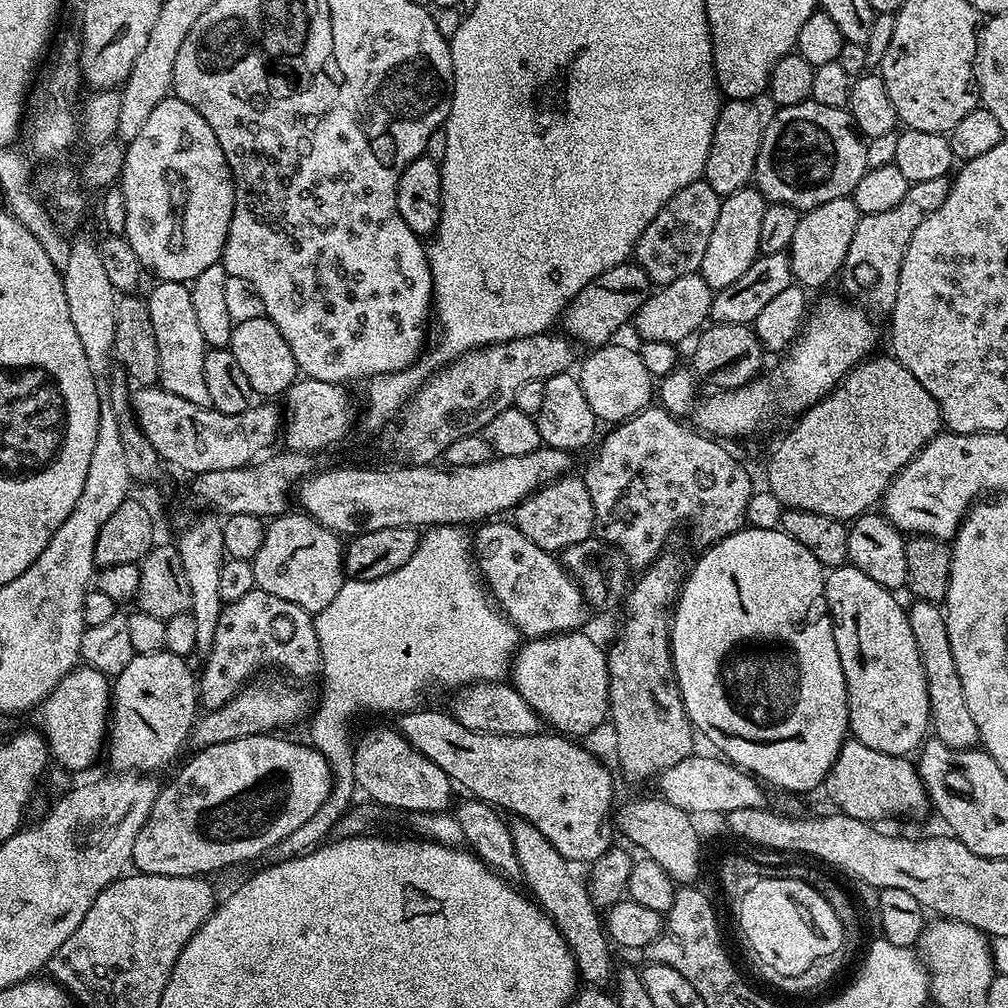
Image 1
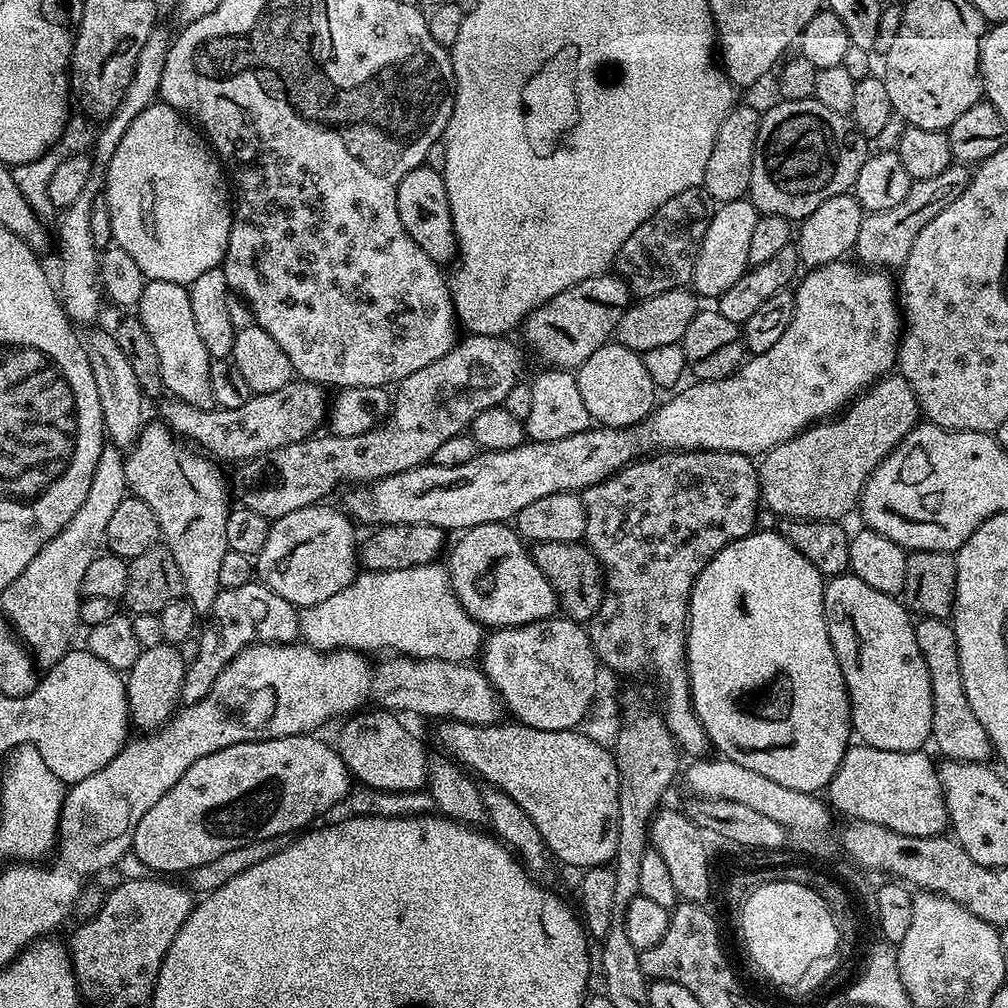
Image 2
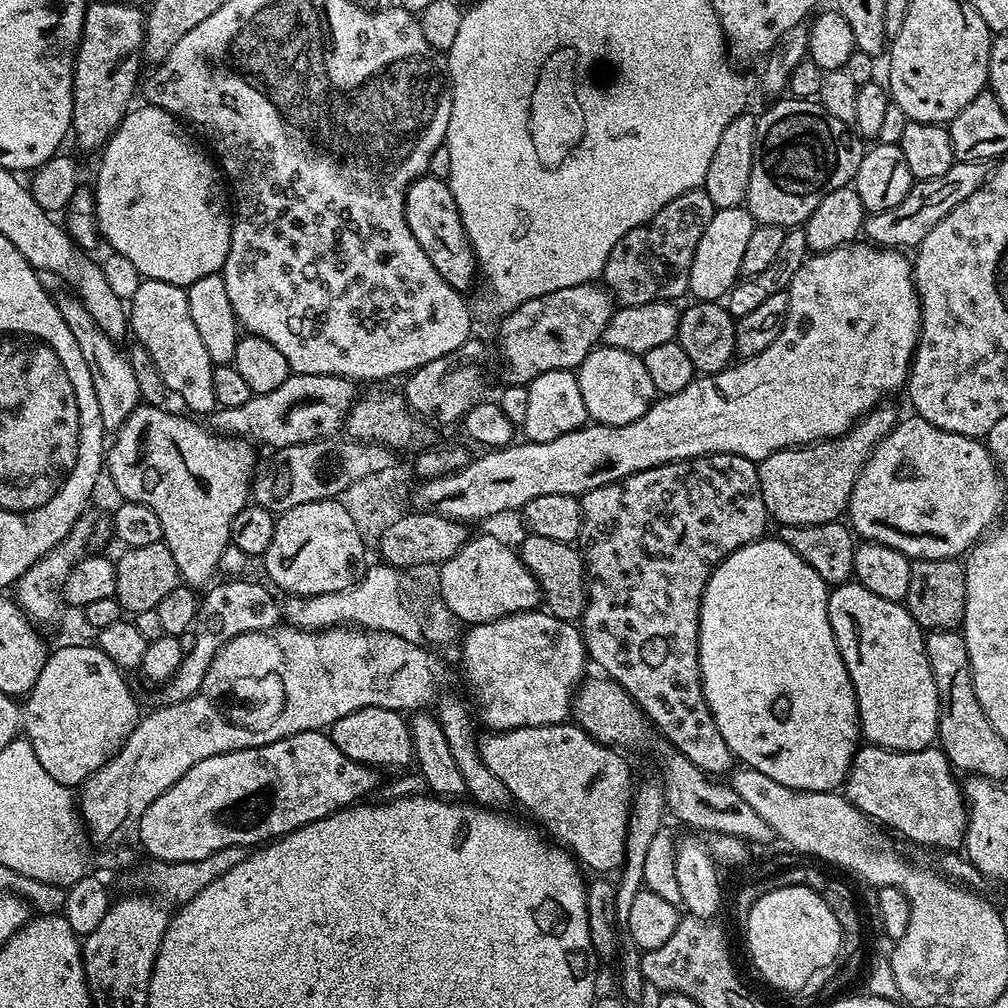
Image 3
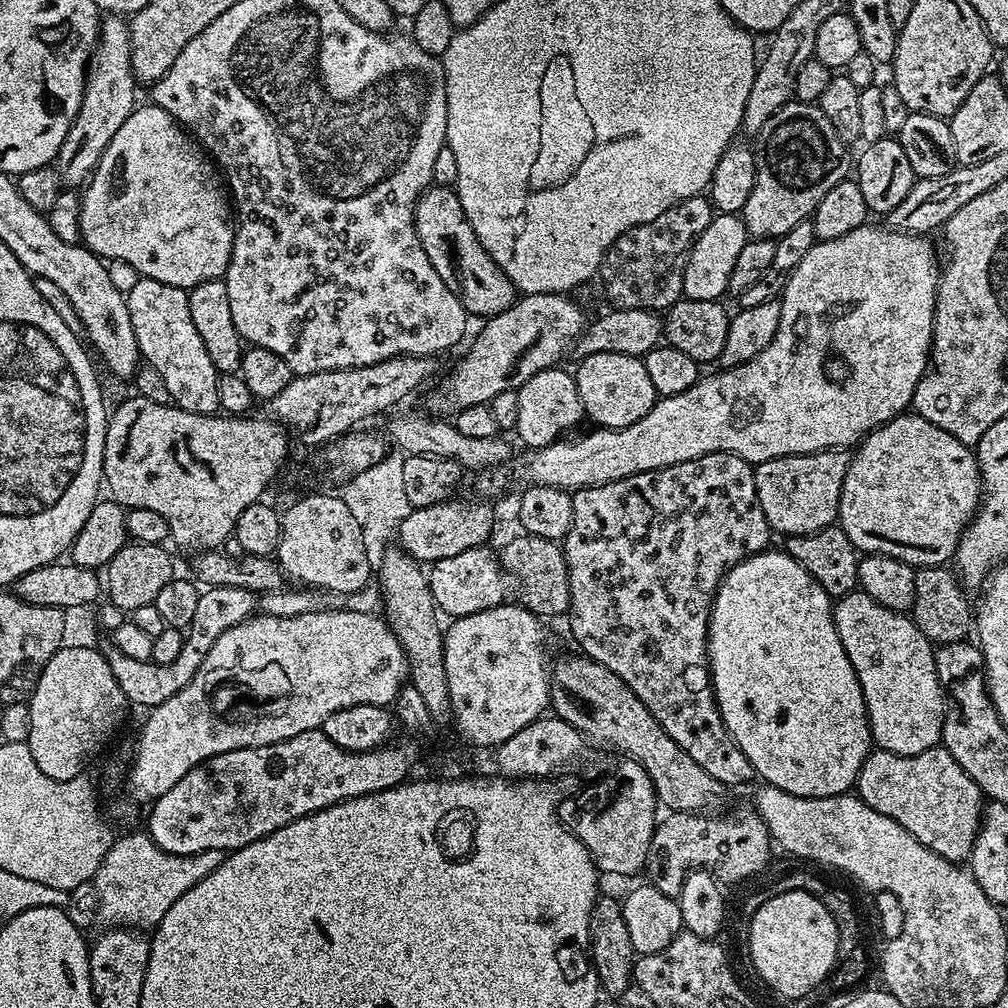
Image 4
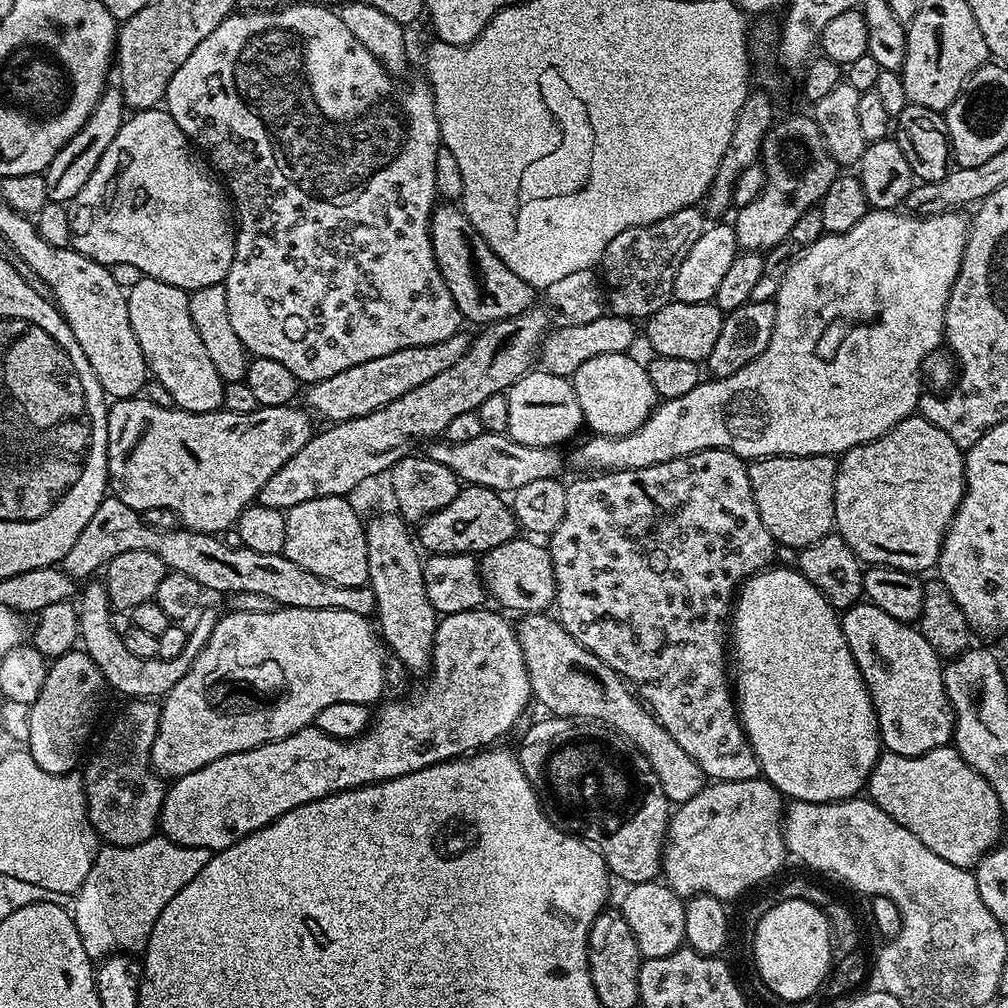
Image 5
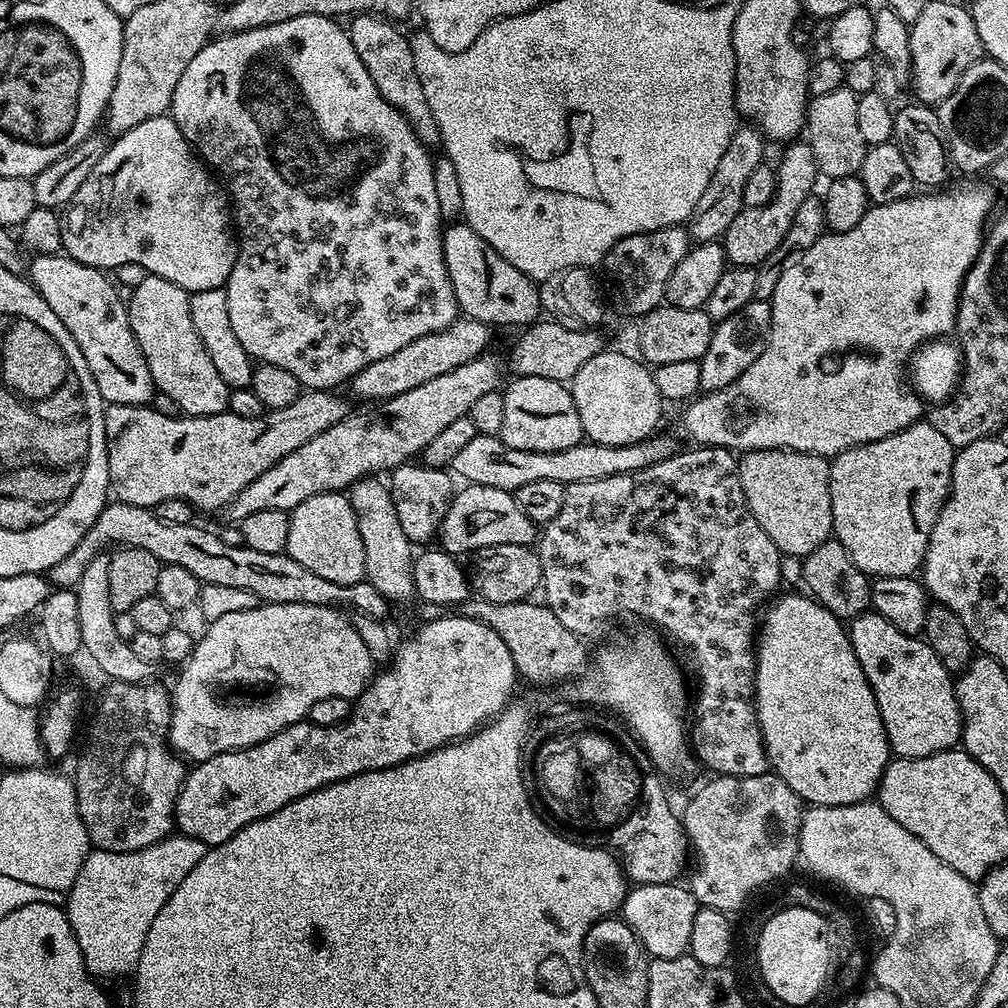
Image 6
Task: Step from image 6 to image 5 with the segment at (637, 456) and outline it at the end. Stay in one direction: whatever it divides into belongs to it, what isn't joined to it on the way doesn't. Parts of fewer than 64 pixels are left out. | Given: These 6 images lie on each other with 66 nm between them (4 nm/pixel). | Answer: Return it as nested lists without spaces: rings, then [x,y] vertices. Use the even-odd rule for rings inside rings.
[[[483,432],[478,434],[478,438],[470,438],[470,442],[436,443],[440,442],[429,443],[429,448],[426,448],[426,454],[434,462],[450,466],[450,470],[454,470],[456,477],[465,485],[489,488],[501,494],[517,492],[530,482],[538,482],[538,478],[559,477],[564,468],[564,456],[559,447],[522,446],[522,442],[514,442],[507,434]]]

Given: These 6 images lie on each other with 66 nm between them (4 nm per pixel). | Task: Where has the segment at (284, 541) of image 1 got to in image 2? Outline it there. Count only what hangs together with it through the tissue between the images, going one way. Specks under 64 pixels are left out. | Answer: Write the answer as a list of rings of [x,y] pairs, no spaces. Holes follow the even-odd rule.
[[[321,502],[271,521],[272,529],[270,534],[266,534],[266,546],[262,546],[254,558],[254,572],[259,583],[286,598],[286,602],[298,610],[313,608],[318,606],[318,602],[326,602],[326,598],[334,598],[334,594],[346,590],[346,586],[350,586],[350,582],[358,575],[357,525],[339,507],[336,508],[331,508],[328,502]]]

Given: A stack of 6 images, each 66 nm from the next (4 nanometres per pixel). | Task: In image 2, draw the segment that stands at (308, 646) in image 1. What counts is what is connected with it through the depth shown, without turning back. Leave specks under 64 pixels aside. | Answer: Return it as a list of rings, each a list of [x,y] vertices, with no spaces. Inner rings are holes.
[[[253,582],[246,586],[221,588],[218,598],[214,598],[212,611],[207,613],[205,622],[198,632],[200,645],[196,657],[191,657],[184,674],[184,688],[180,691],[185,705],[198,702],[212,692],[218,674],[243,648],[252,644],[291,644],[300,636],[300,614],[286,598],[274,594],[264,584]]]

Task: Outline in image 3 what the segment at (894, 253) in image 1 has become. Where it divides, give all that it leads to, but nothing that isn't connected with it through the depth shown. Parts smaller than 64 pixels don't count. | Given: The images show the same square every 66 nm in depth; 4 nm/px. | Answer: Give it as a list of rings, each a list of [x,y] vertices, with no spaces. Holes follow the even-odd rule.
[[[962,160],[952,164],[950,170],[946,170],[946,174],[941,174],[939,178],[915,181],[910,194],[906,194],[906,198],[902,198],[898,206],[890,210],[873,212],[865,219],[862,232],[867,243],[879,249],[915,249],[922,242],[922,238],[926,238],[926,234],[930,234],[930,230],[938,226],[938,222],[942,222],[942,218],[946,218],[950,210],[954,210],[954,206],[962,206],[962,202],[966,202],[966,198],[970,198],[974,190],[984,185],[989,171],[987,163],[979,164]]]

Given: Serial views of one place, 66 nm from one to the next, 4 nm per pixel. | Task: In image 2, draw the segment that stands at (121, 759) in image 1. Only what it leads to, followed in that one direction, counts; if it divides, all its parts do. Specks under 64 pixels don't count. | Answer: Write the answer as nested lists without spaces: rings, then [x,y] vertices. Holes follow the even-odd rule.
[[[159,644],[153,648],[143,649],[134,662],[134,666],[126,673],[126,683],[128,685],[128,710],[130,720],[145,733],[163,728],[172,719],[181,703],[180,691],[184,688],[184,674],[186,671],[186,656],[175,644]]]

